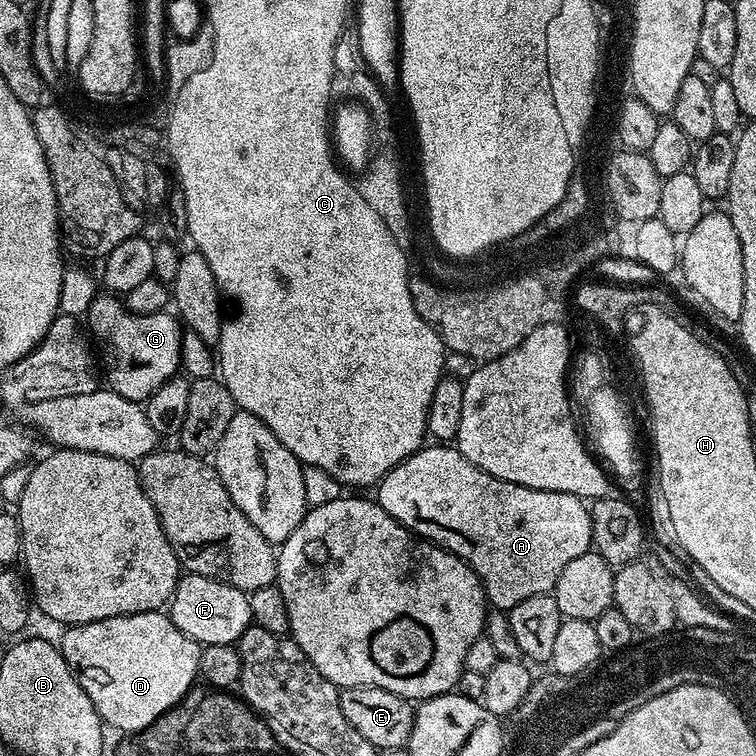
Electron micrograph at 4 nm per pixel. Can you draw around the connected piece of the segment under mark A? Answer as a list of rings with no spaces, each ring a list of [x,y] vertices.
[[[440,442],[433,443],[431,446],[422,447],[414,454],[410,454],[401,464],[394,466],[394,470],[390,470],[382,477],[379,484],[375,485],[374,499],[377,504],[382,506],[382,510],[386,510],[386,514],[390,514],[390,518],[394,518],[402,526],[409,528],[420,539],[427,540],[430,544],[436,544],[438,547],[446,549],[447,552],[453,552],[455,556],[468,563],[474,570],[474,574],[478,574],[487,603],[493,609],[507,610],[518,606],[518,602],[522,602],[526,598],[534,598],[534,594],[551,593],[558,582],[558,574],[562,574],[562,570],[566,570],[566,565],[574,562],[574,558],[586,554],[592,548],[592,514],[589,505],[581,497],[565,492],[527,488],[518,486],[514,482],[506,482],[502,478],[494,478],[494,474],[486,474],[486,470],[474,466],[474,462],[466,459],[459,448],[445,446]]]

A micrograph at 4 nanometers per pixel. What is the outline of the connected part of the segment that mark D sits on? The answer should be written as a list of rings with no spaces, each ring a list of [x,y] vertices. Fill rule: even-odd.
[[[163,611],[102,618],[65,627],[63,632],[64,637],[58,640],[58,647],[78,686],[86,690],[86,698],[94,702],[94,710],[98,710],[105,725],[109,729],[117,728],[123,734],[140,732],[150,726],[162,713],[193,691],[195,684],[192,683],[200,676],[202,645],[194,638],[182,634],[182,630],[174,626],[171,615]]]

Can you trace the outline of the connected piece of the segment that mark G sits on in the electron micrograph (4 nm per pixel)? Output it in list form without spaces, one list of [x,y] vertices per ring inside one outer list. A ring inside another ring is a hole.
[[[100,294],[89,306],[86,320],[87,331],[93,337],[97,336],[94,344],[102,357],[103,367],[108,367],[107,387],[122,394],[122,398],[137,402],[148,400],[150,394],[154,394],[154,390],[162,386],[162,382],[181,371],[182,324],[171,311],[134,314],[119,295]]]

